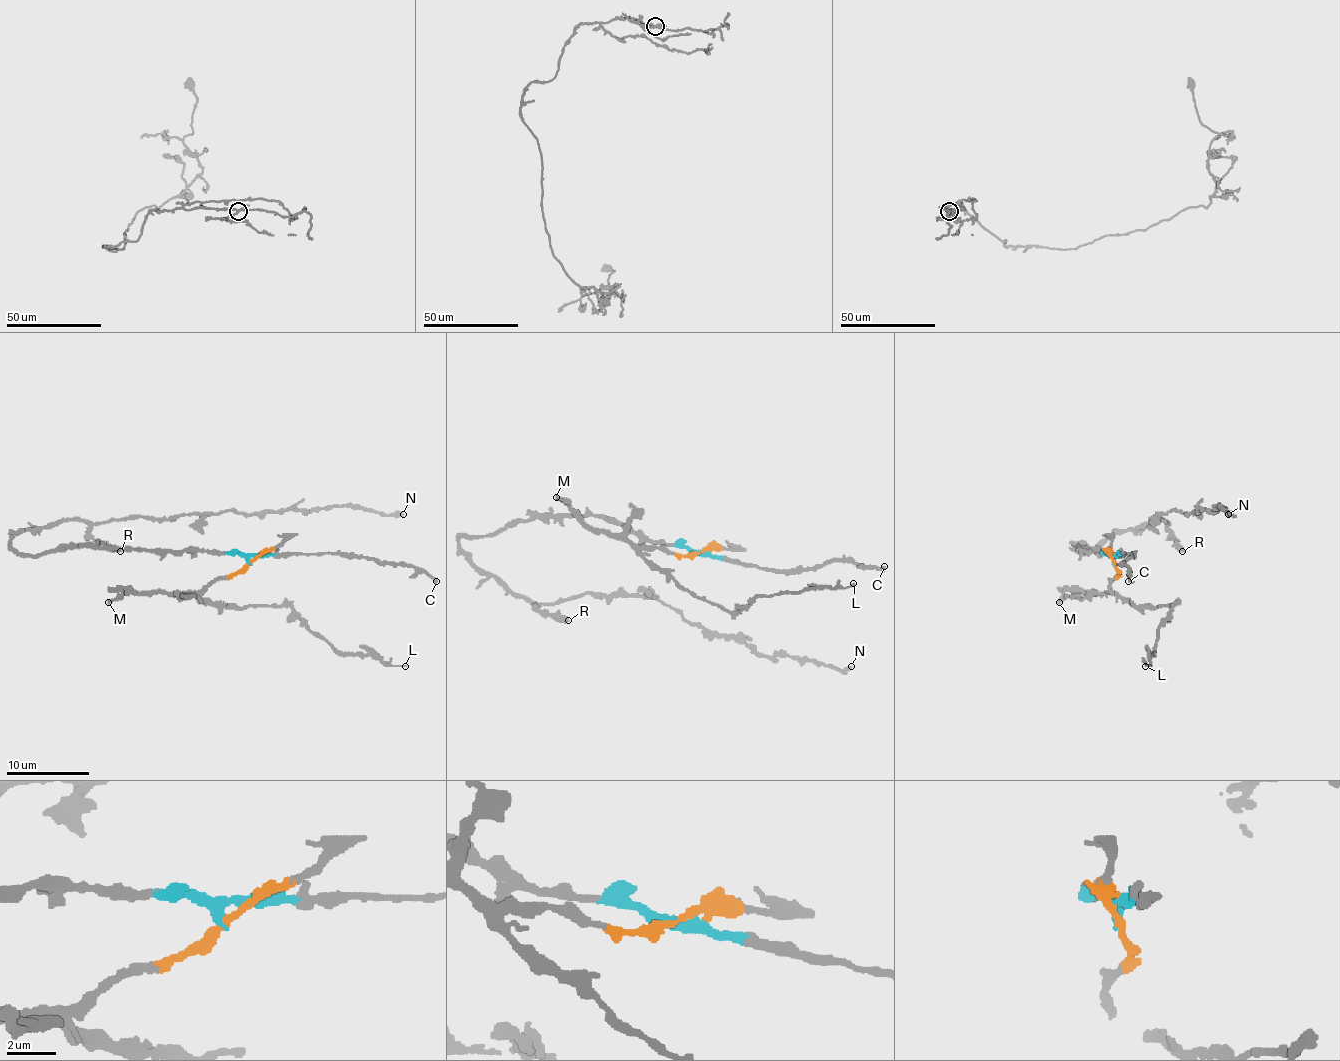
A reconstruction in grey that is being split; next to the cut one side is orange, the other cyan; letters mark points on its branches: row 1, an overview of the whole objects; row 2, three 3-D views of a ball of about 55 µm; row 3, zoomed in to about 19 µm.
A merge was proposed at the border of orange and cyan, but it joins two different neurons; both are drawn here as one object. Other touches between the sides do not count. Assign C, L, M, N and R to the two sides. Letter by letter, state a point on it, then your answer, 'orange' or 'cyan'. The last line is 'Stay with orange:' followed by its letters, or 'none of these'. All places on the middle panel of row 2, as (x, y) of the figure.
C: at (884, 566); cyan
L: at (853, 583); orange
M: at (556, 497); orange
N: at (851, 666); cyan
R: at (568, 620); cyan
Stay with orange: L, M

